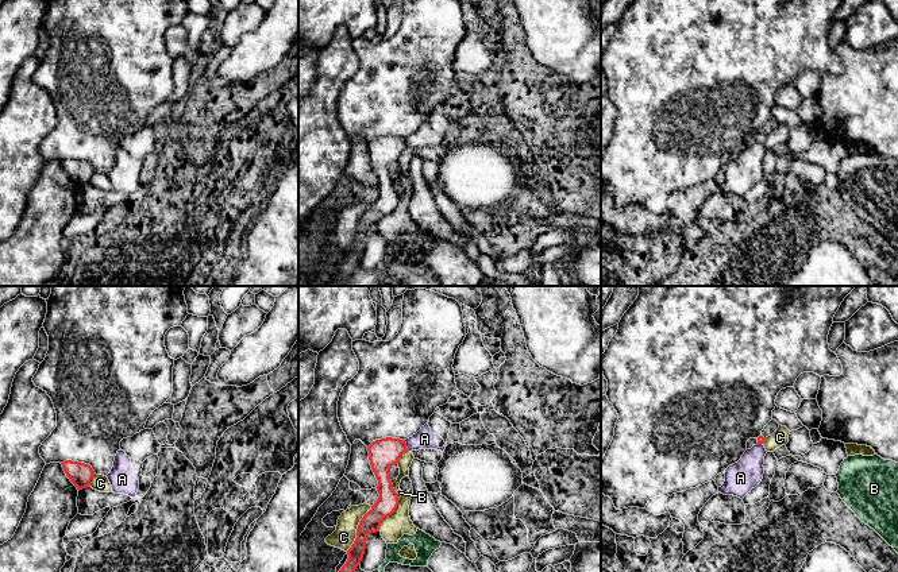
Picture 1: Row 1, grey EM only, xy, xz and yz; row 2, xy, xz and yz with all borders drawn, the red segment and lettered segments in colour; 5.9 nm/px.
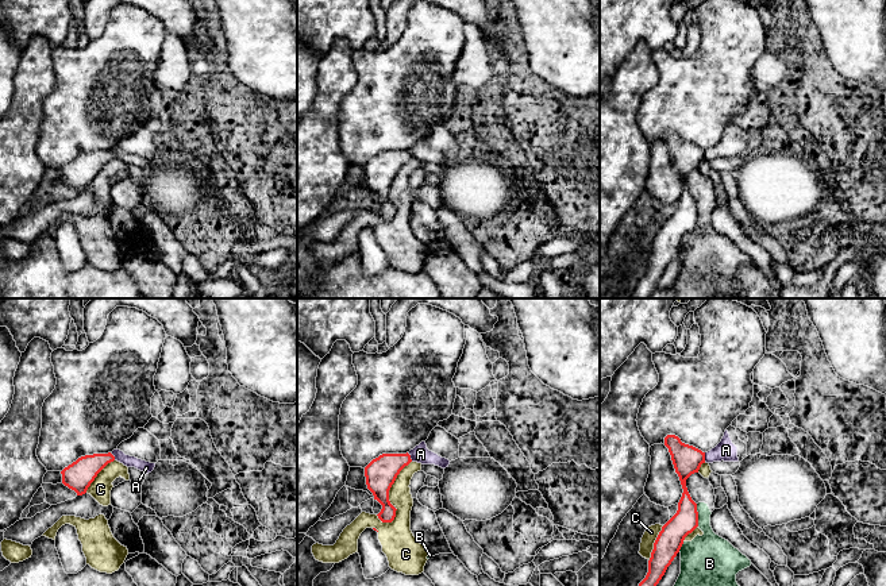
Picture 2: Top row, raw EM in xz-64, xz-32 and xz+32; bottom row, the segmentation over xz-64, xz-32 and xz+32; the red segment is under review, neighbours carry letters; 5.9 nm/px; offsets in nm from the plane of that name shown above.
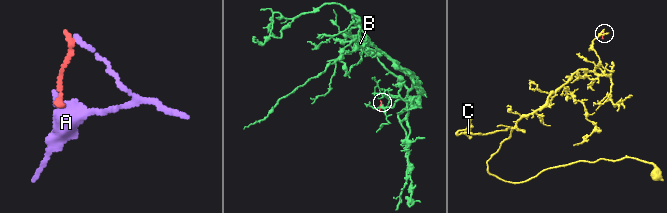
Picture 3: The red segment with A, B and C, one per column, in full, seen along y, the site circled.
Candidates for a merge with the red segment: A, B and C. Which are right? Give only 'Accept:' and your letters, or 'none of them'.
Accept: none of them

